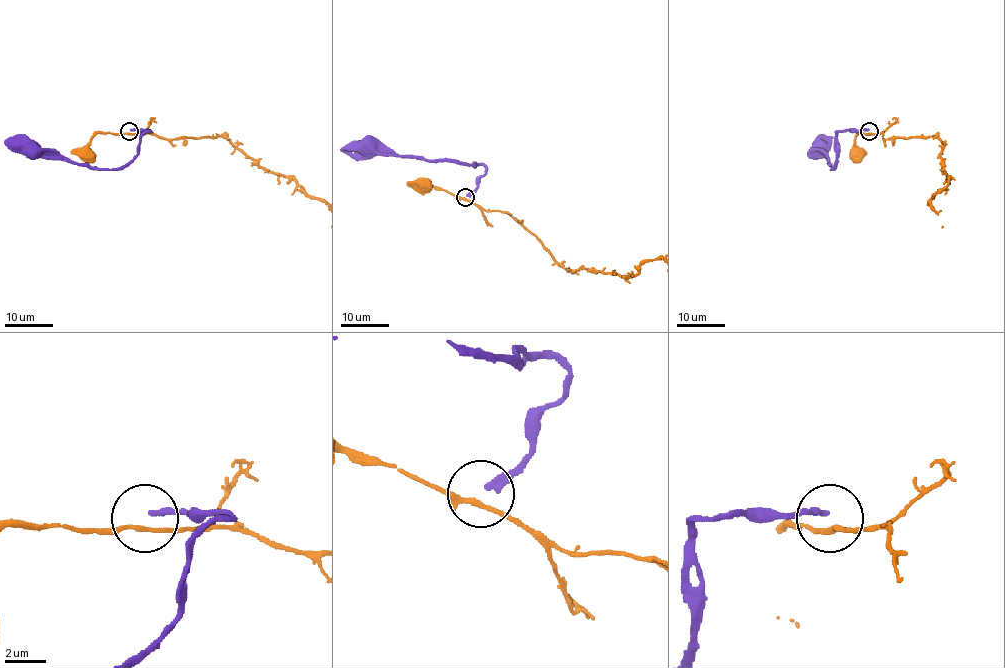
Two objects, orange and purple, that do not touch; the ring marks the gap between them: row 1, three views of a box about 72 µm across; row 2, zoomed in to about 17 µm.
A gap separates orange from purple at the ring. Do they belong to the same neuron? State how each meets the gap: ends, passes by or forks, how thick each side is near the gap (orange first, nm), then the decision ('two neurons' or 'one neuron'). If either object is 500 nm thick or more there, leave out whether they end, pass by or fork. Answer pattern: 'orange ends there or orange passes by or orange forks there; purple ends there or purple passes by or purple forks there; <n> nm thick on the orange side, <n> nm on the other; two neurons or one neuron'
orange passes by; purple ends there; 220 nm thick on the orange side, 360 nm on the other; two neurons

